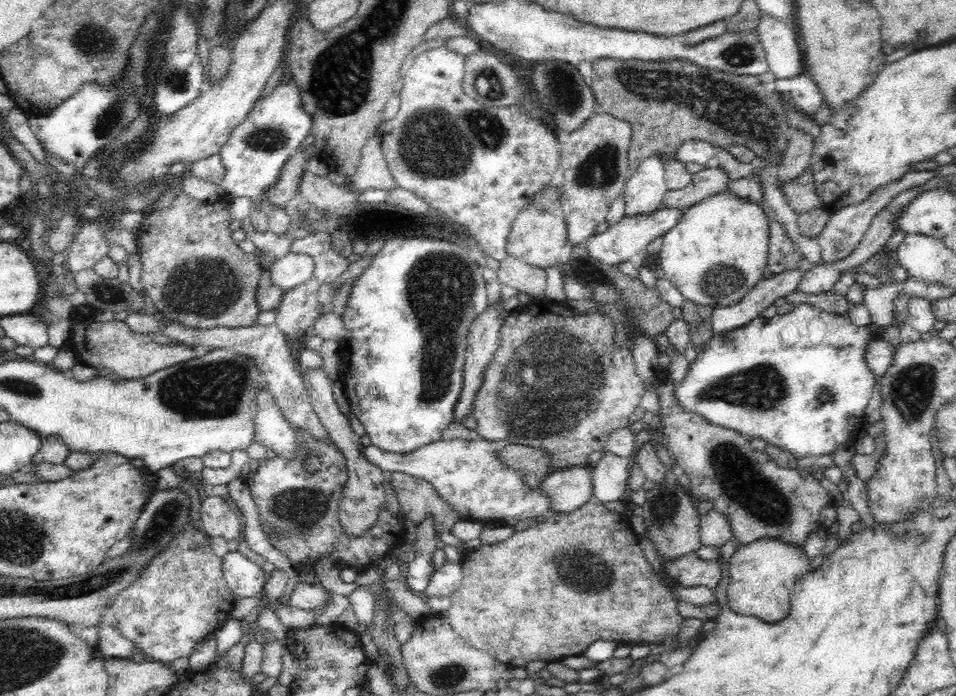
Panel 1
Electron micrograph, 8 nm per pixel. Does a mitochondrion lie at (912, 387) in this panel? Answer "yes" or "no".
yes

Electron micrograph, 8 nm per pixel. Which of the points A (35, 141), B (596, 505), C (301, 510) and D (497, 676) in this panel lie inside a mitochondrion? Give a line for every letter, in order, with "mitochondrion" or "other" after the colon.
A: other
B: other
C: mitochondrion
D: other

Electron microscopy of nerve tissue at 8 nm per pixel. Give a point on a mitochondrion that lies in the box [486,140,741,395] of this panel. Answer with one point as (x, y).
(633, 315)

